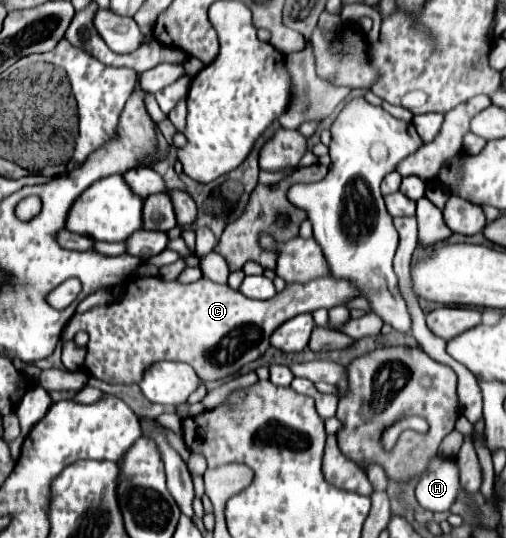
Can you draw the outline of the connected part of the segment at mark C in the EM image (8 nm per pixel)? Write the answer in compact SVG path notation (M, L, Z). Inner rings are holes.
M133 275L125 281L125 295L121 301L107 307L95 307L85 313L75 313L65 325L61 339L71 341L79 331L85 331L89 335L85 369L93 377L107 383L139 383L141 373L155 361L183 361L195 369L203 383L209 383L235 375L243 365L259 359L269 349L269 337L273 331L295 315L313 313L317 309L333 309L337 305L349 303L355 297L363 297L361 289L351 281L339 279L335 275L319 277L311 283L291 283L269 301L249 299L241 291L233 291L227 285L219 287L205 277L185 285L179 281L165 281L161 277Z

